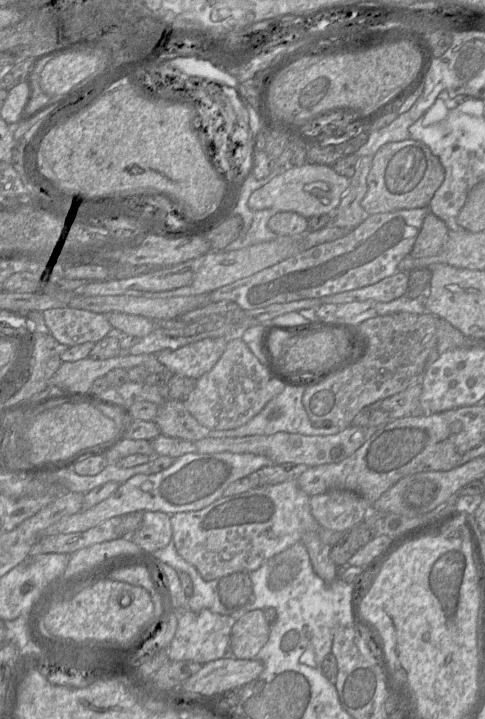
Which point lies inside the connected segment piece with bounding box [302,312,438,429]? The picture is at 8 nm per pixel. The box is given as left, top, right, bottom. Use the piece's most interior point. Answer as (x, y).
(399, 344)

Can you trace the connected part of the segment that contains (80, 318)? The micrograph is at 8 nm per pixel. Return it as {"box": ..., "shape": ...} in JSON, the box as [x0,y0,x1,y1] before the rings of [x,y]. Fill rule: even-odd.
{"box":[42,307,111,347],"shape":[[[72,307],[51,308],[42,314],[49,334],[68,347],[95,343],[111,330],[106,314]]]}

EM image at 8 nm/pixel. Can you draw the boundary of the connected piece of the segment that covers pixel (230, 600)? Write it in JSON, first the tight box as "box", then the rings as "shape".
{"box":[218,572,253,608],"shape":[[[234,572],[218,580],[218,595],[227,608],[241,608],[253,601],[252,582],[247,572]]]}

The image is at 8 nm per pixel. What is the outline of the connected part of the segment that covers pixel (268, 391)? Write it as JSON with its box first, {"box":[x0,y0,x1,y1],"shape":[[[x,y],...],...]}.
{"box":[184,336,285,430],"shape":[[[233,336],[228,339],[226,349],[215,366],[197,379],[195,389],[184,405],[201,425],[211,430],[230,430],[250,421],[284,388],[285,385],[275,376],[270,363],[261,363],[239,336]]]}

